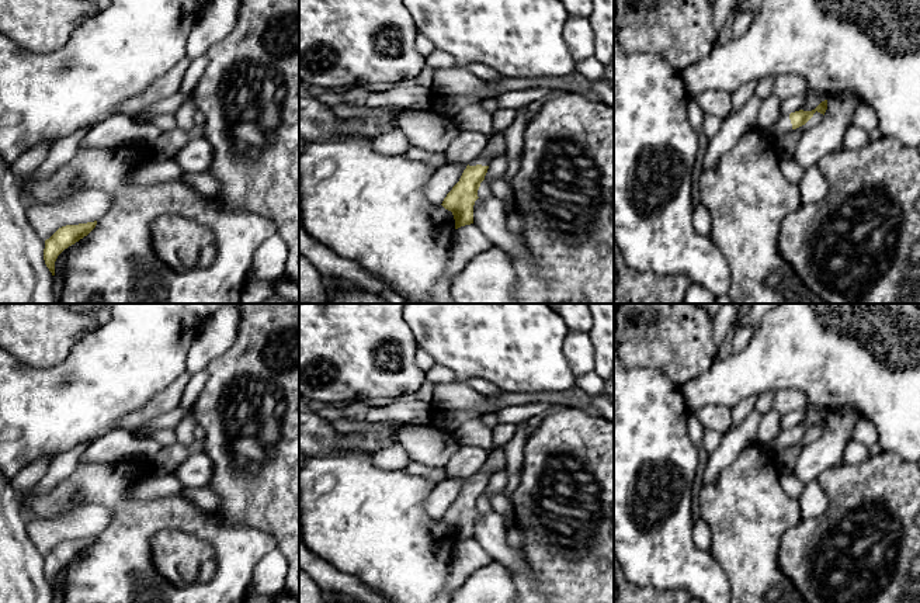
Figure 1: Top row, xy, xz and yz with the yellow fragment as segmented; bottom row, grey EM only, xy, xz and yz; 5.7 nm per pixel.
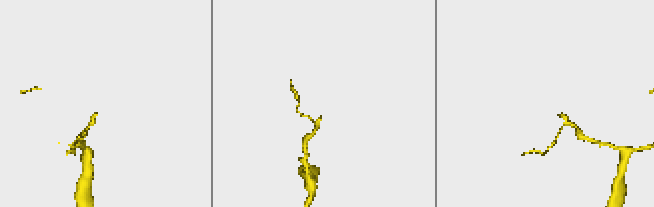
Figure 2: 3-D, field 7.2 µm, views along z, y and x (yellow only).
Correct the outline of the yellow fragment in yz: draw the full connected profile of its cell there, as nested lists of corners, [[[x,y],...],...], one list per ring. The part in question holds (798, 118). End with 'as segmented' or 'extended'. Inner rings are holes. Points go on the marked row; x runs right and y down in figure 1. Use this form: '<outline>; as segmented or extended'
[[[827,100],[822,101],[812,111],[799,110],[799,111],[795,111],[795,112],[791,112],[789,115],[782,114],[780,117],[780,119],[770,129],[764,129],[764,128],[760,128],[760,127],[757,127],[756,129],[765,139],[767,138],[775,138],[780,134],[787,134],[792,129],[796,129],[796,128],[805,125],[813,117],[813,114],[816,111],[824,115],[826,110],[827,110]]]; extended

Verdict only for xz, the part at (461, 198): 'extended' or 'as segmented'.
extended

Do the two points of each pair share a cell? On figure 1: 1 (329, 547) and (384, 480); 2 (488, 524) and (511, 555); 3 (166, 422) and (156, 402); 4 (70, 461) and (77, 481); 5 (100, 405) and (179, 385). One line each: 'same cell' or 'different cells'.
1: same cell
2: same cell
3: different cells
4: different cells
5: different cells

